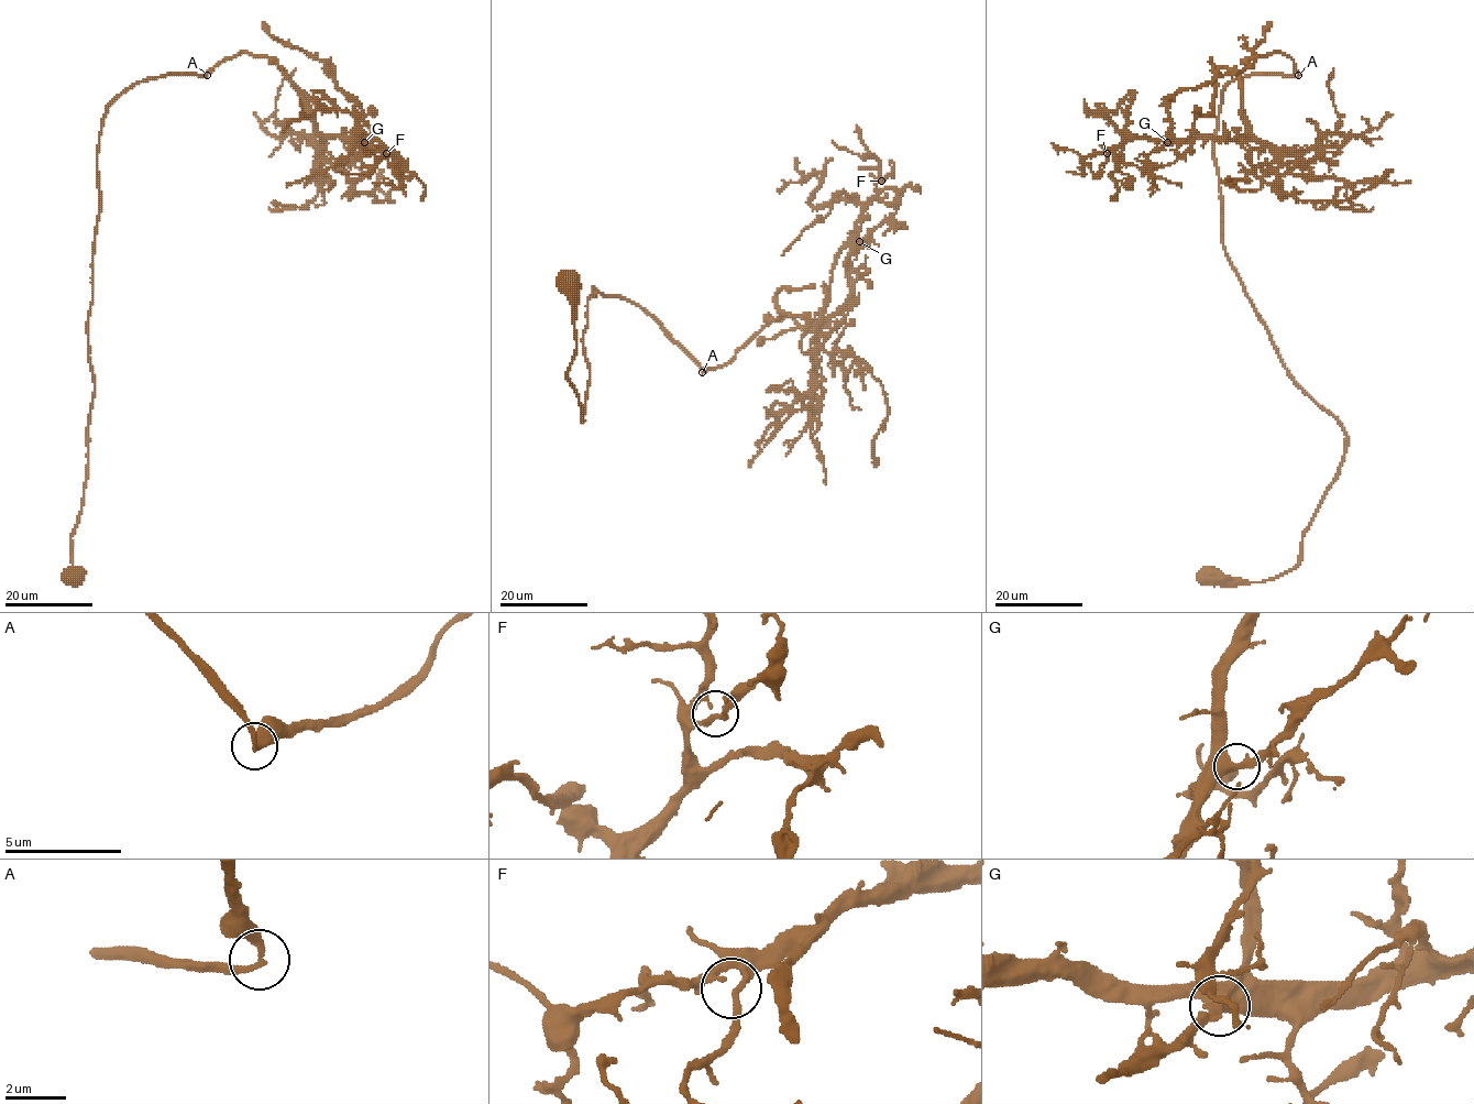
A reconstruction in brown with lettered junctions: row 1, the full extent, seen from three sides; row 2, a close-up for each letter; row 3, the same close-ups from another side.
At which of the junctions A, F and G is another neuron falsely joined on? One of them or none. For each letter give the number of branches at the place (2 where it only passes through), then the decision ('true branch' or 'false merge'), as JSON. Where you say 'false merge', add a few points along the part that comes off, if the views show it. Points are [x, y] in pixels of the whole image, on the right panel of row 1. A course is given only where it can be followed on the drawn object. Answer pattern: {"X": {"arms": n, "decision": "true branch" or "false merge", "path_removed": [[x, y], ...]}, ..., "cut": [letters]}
{"A": {"arms": 2, "decision": "true branch"}, "F": {"arms": 2, "decision": "true branch"}, "G": {"arms": 2, "decision": "true branch"}, "cut": []}

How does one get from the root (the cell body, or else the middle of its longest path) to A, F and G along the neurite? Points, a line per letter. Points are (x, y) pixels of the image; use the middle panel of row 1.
A: (572, 284), (575, 351), (565, 375), (581, 419), (589, 380), (582, 336), (593, 287), (645, 308), (702, 372)
F: (572, 284), (581, 419), (593, 287), (715, 369), (782, 315), (843, 305), (881, 181)
G: (572, 284), (581, 419), (593, 287), (645, 308), (704, 372), (782, 315), (827, 319), (859, 241)

